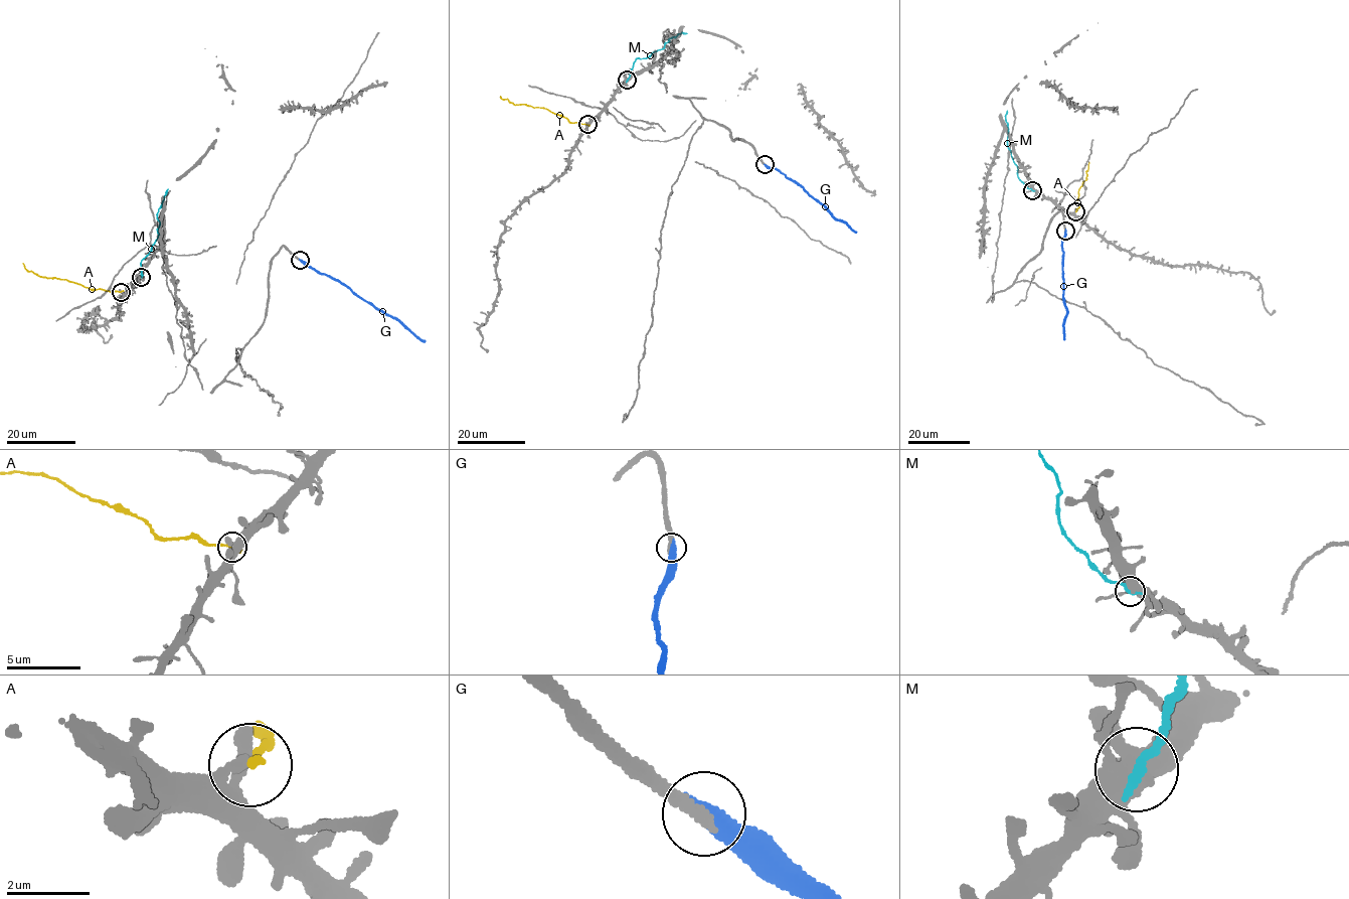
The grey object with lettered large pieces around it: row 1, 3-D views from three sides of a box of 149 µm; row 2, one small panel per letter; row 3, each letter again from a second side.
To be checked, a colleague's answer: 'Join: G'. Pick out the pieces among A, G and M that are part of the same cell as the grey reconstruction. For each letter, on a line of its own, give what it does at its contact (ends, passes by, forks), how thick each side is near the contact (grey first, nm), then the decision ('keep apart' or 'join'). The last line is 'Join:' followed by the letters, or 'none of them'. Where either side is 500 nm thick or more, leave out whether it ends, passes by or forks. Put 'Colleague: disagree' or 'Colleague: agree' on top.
Colleague: agree
A: it ends | 420/220 nm | keep apart
G: 280/500 nm | join
M: it ends | 480/240 nm | keep apart
Join: G

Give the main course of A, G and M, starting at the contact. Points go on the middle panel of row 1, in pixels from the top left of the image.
A: (586, 125), (568, 122), (547, 109), (513, 105), (500, 96)
G: (765, 164), (799, 183), (826, 205), (833, 217), (848, 222), (856, 233)
M: (627, 80), (637, 57), (647, 57), (663, 48), (669, 38), (687, 33)

